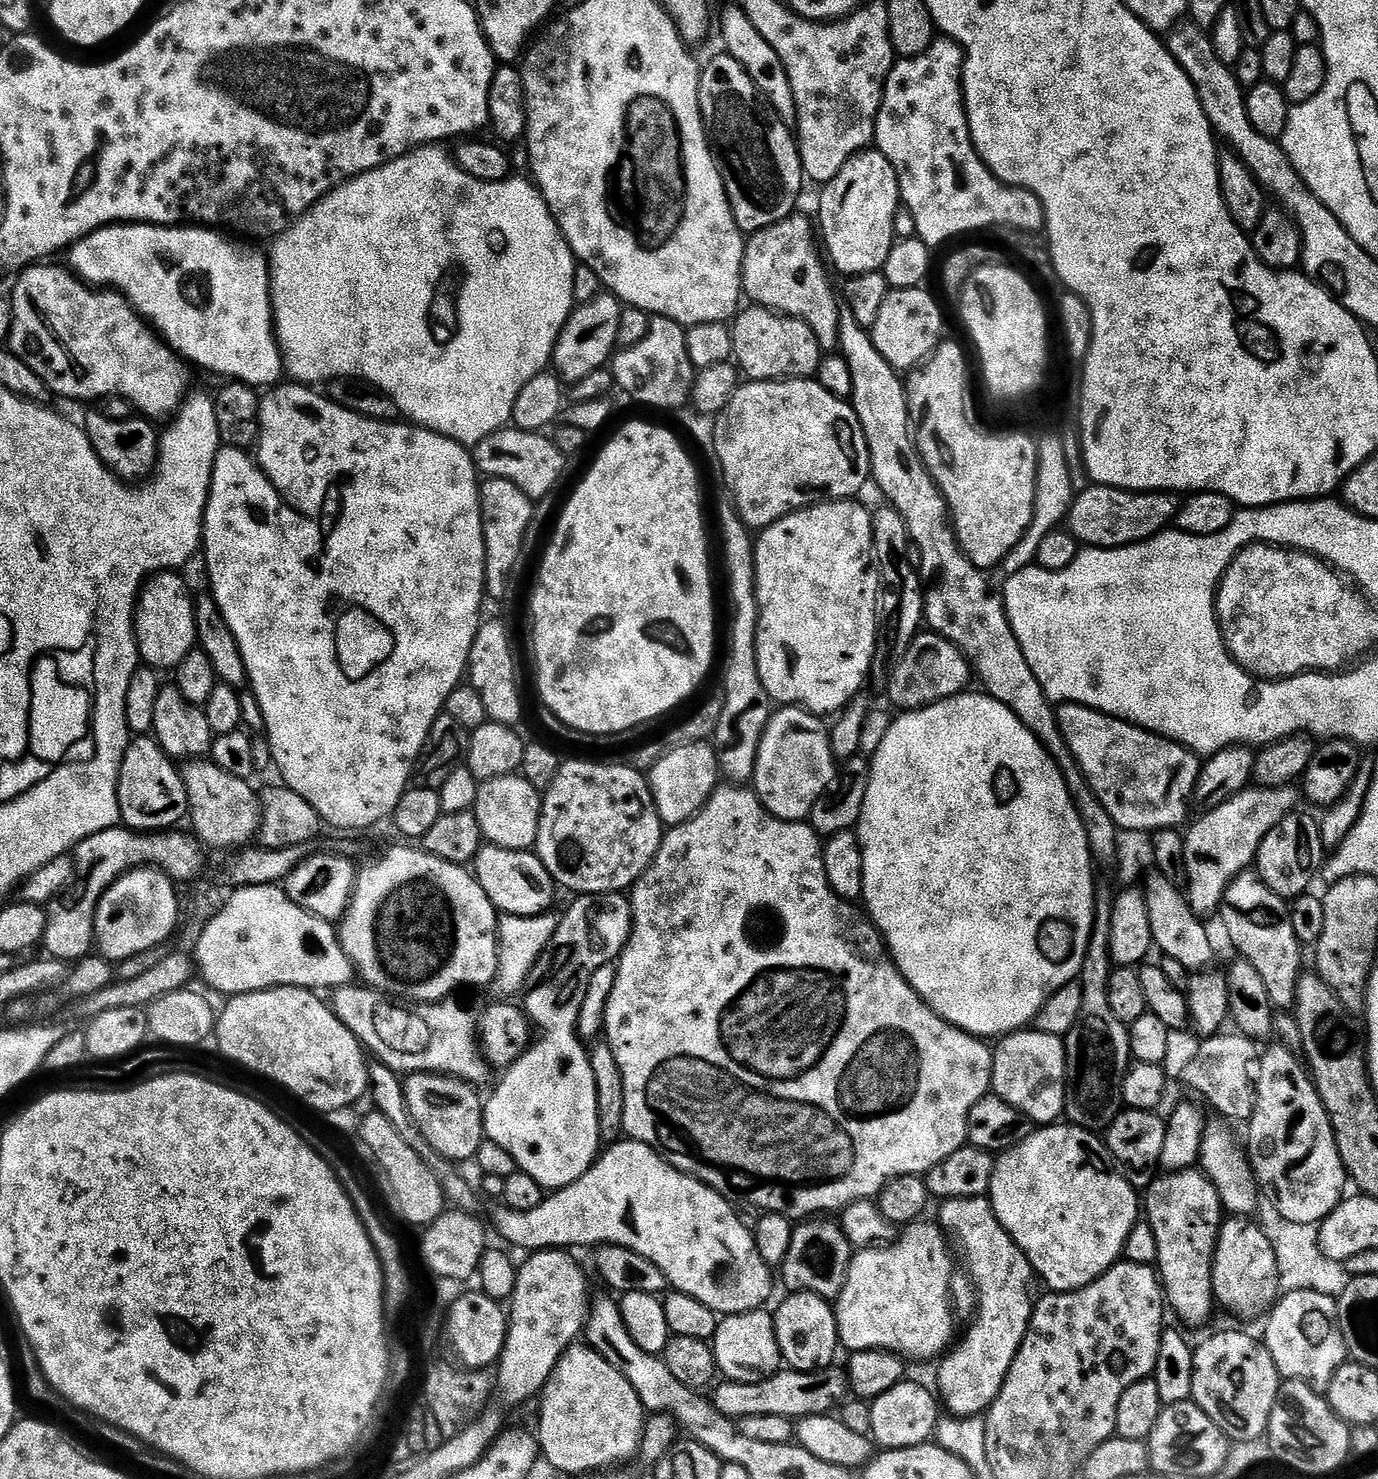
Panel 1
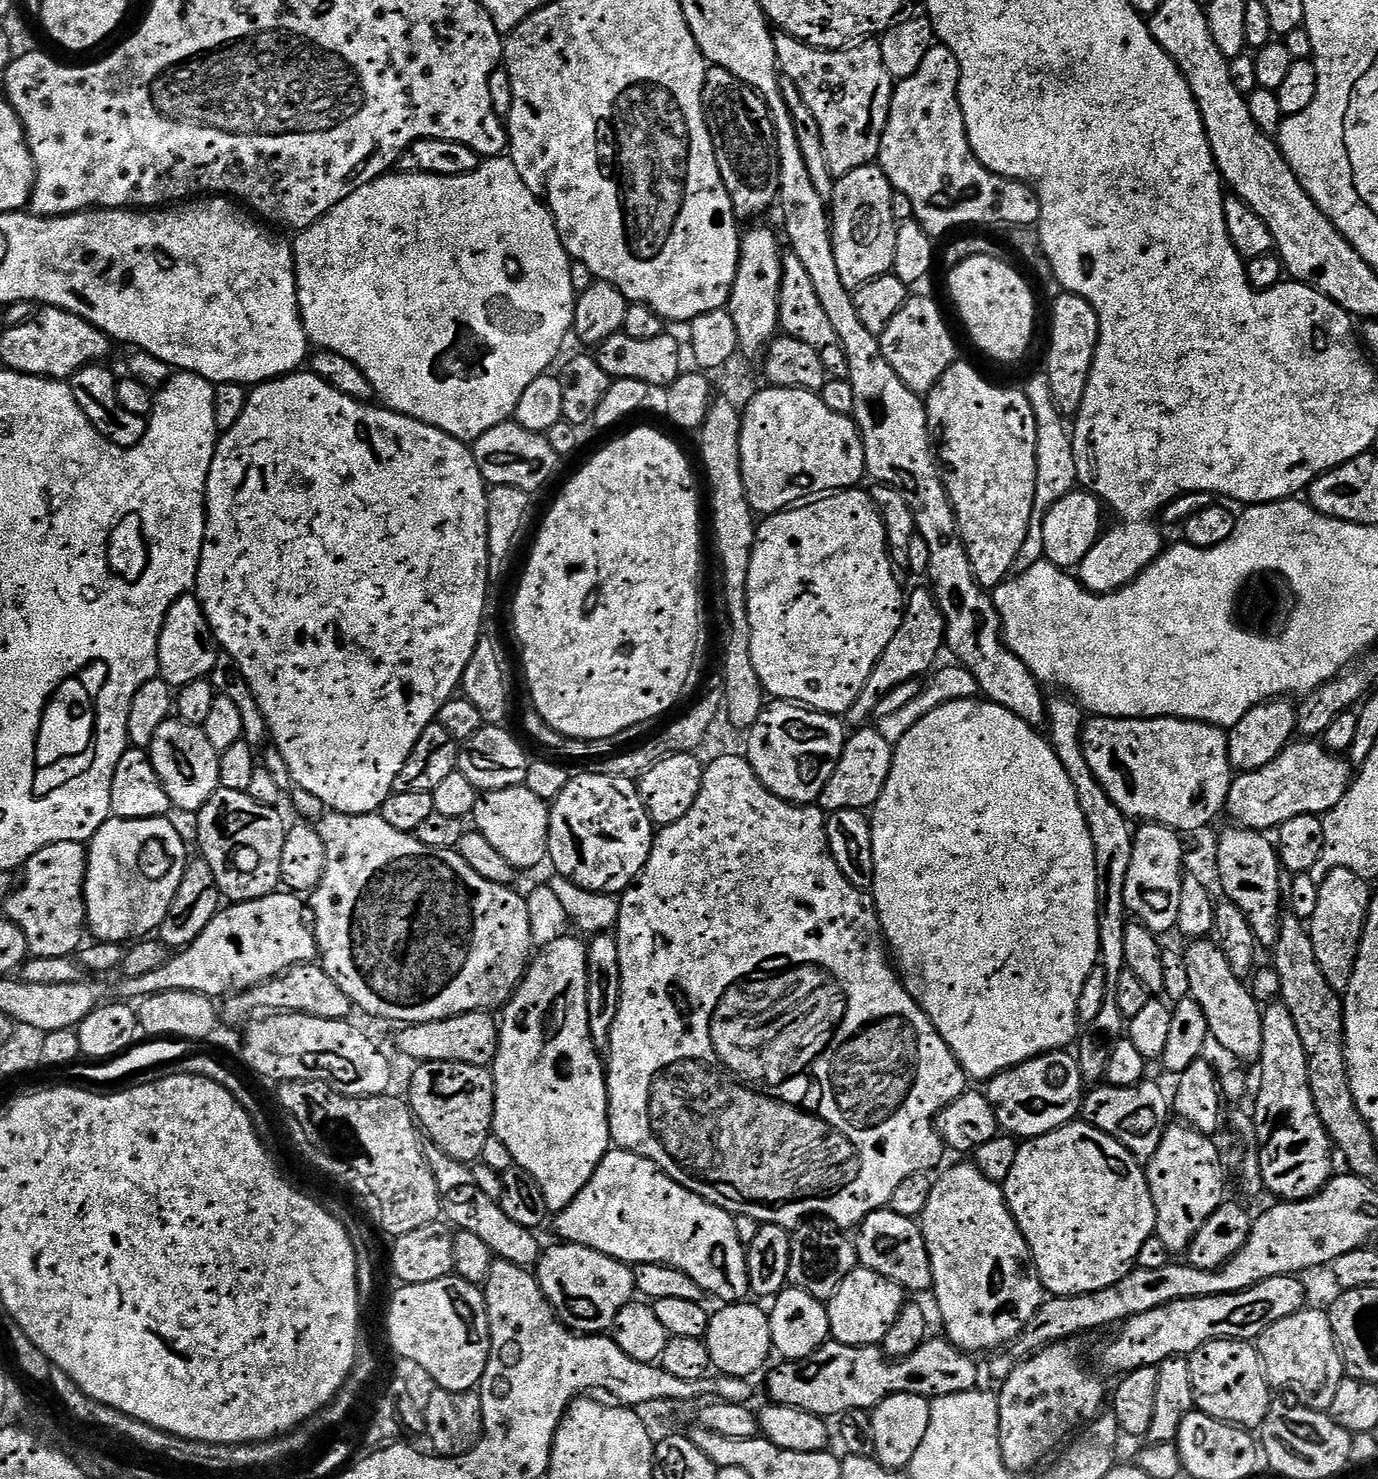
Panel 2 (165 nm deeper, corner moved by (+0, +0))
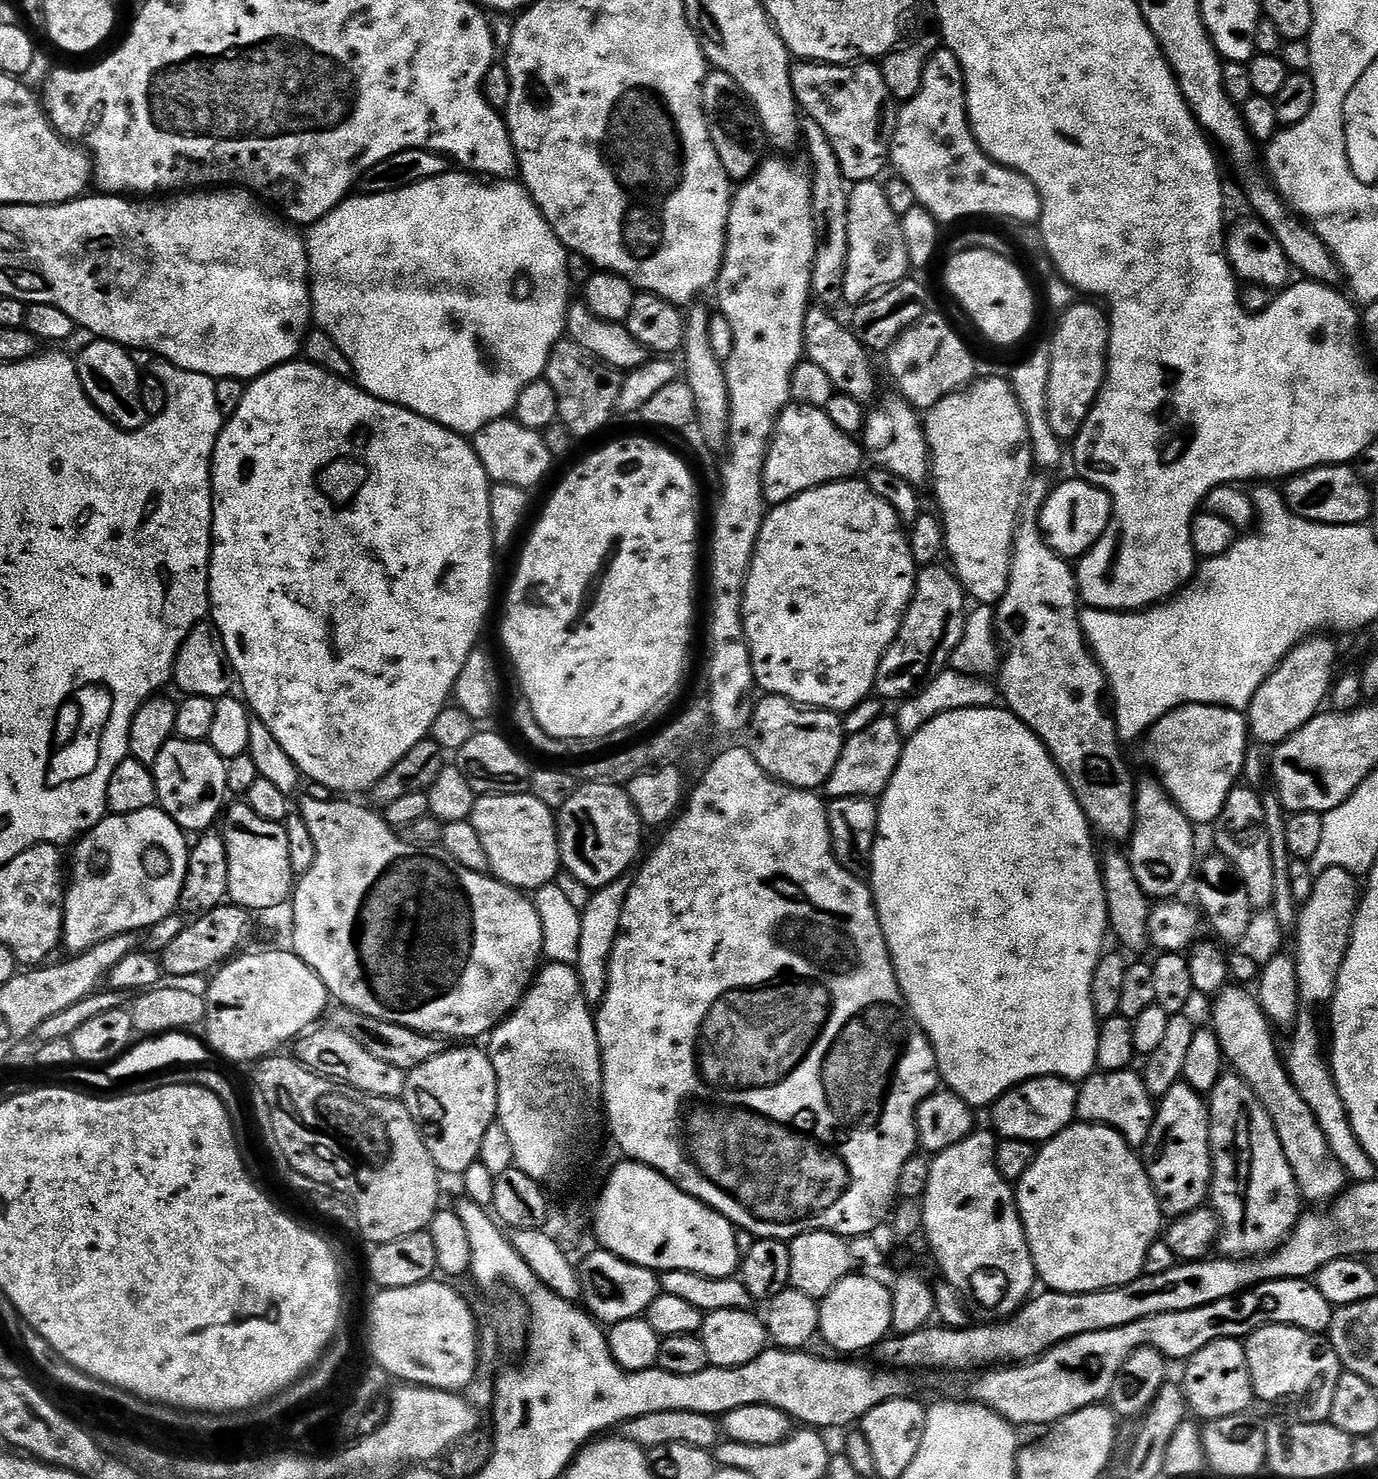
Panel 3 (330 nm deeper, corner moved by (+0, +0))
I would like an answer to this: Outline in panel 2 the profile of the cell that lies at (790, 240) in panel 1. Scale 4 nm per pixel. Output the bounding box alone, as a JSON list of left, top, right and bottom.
[780,254,848,380]

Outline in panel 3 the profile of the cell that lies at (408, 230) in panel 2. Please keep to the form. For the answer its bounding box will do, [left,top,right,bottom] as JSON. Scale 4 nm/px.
[306,170,574,438]

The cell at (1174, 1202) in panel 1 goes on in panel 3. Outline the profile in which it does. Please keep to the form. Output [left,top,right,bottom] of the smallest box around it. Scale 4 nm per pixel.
[1142,1083,1212,1216]

